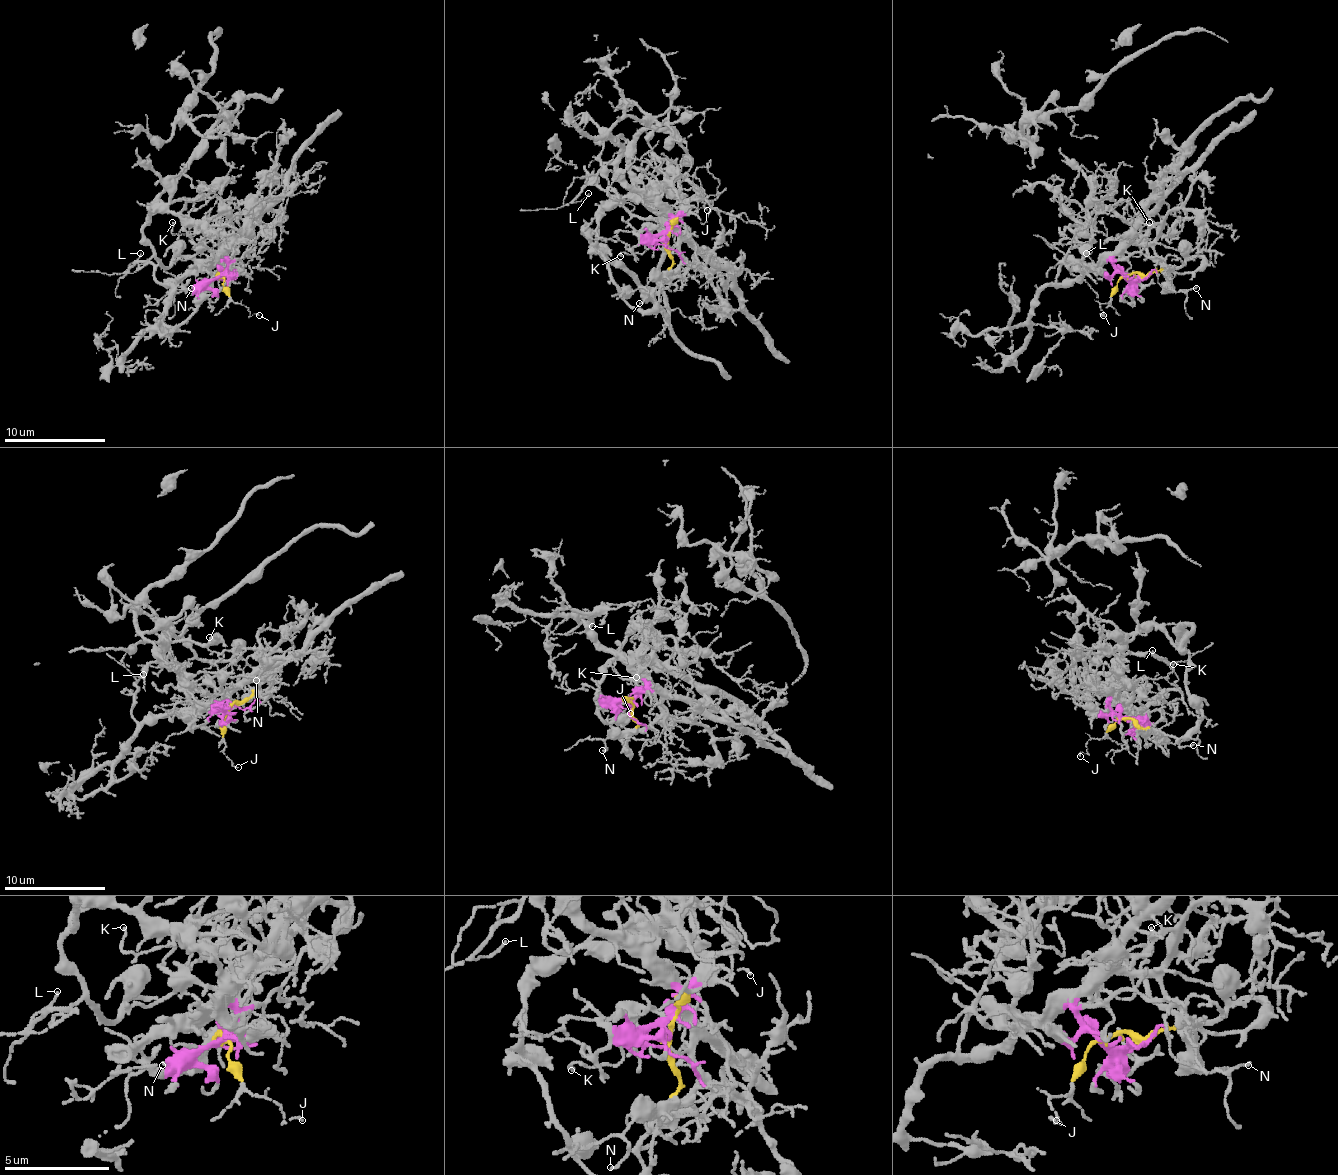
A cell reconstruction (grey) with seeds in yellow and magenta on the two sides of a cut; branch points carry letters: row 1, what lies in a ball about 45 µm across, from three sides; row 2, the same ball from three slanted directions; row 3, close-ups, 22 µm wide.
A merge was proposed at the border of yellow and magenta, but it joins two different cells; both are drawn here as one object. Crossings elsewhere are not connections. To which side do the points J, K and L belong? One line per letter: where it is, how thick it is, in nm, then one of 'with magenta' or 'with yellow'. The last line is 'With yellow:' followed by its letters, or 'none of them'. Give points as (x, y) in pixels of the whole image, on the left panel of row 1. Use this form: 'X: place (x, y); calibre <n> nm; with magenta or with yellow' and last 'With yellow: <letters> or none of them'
J: place (259, 315); calibre 80 nm; with yellow
K: place (172, 222); calibre 110 nm; with magenta
L: place (140, 253); calibre 90 nm; with magenta
With yellow: J

